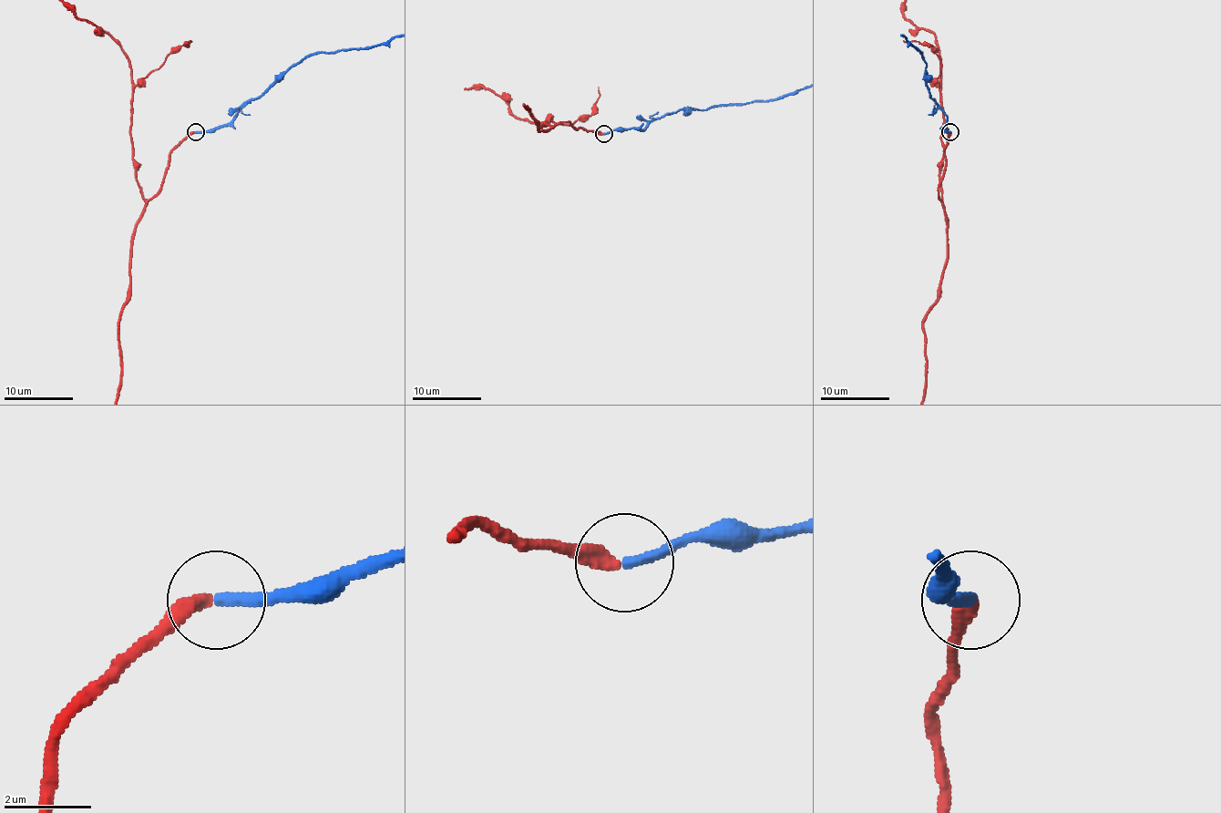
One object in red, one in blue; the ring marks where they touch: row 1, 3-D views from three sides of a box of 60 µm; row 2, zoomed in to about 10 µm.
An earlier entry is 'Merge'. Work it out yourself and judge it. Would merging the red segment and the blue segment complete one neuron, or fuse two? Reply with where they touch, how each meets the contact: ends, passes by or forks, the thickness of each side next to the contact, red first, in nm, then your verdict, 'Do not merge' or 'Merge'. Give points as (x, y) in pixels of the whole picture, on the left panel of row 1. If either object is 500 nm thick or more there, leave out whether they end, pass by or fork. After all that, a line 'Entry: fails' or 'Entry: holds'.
Place: (195, 132). At the ring red ends. At the ring blue ends. Thickness 380 nm (red) against 240 nm. Merge
Entry: holds

